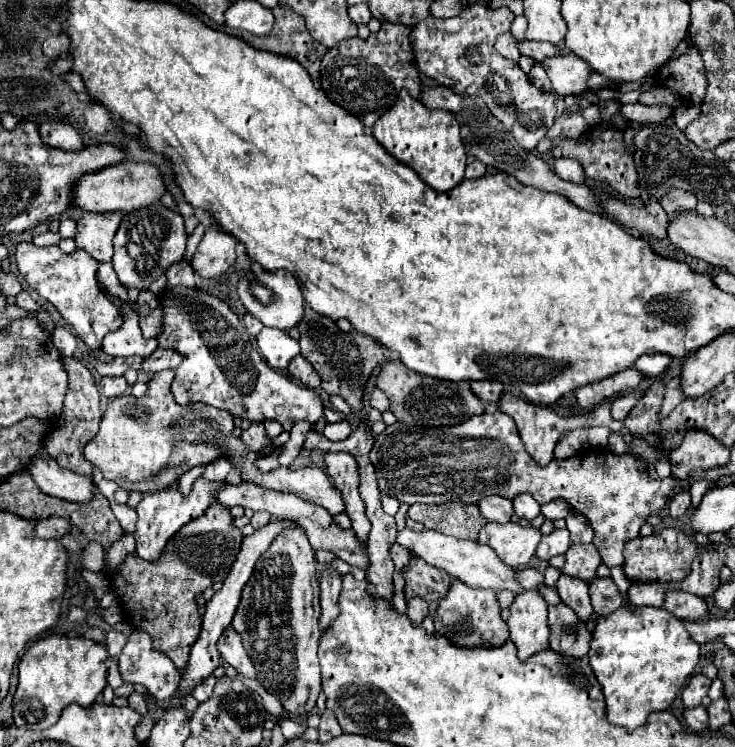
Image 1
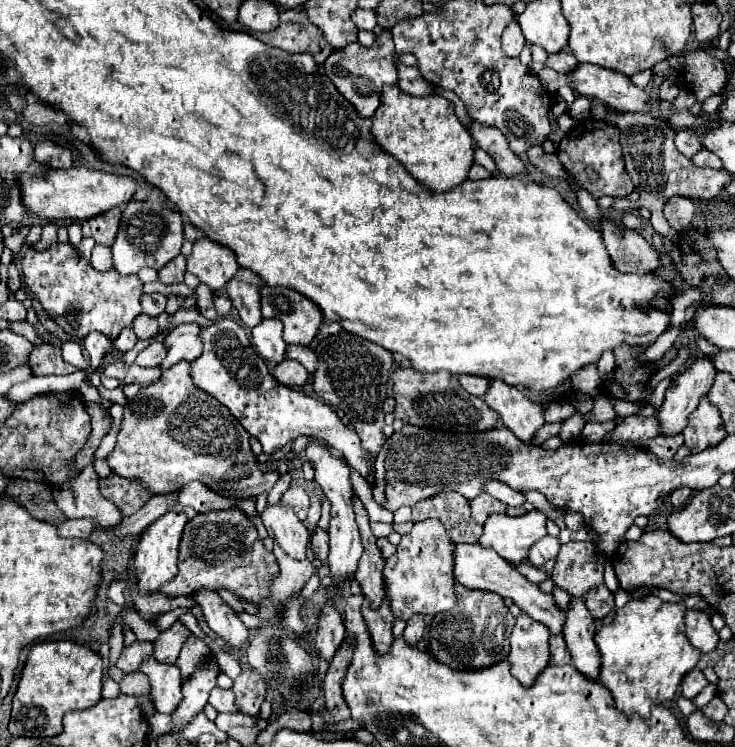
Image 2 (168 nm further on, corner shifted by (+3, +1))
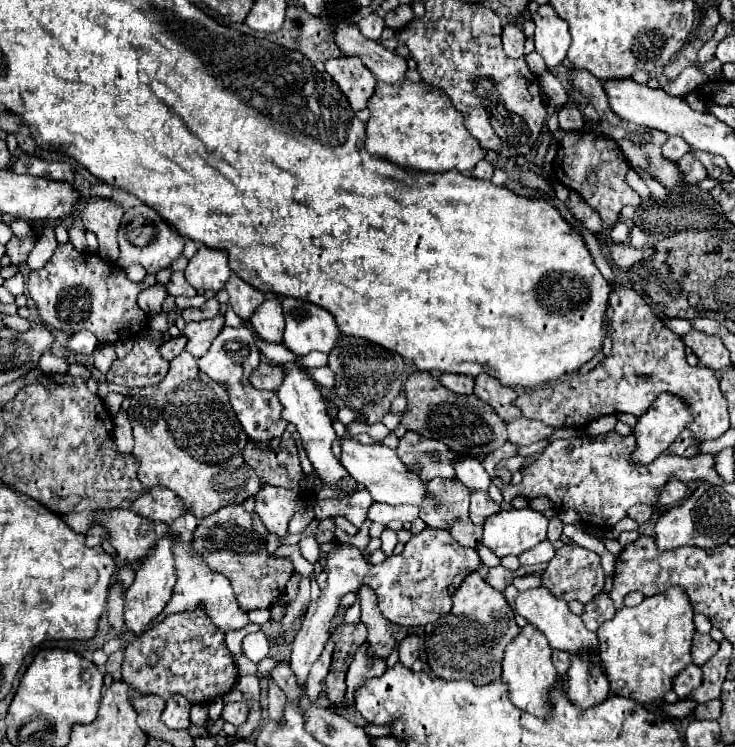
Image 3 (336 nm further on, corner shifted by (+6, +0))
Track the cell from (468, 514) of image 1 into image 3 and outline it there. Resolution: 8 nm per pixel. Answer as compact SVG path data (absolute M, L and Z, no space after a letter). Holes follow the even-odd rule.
M435 478L427 484L431 500L421 506L419 518L431 528L449 530L451 536L467 548L477 548L481 542L481 526L475 526L469 518L471 490L459 480ZM433 500L441 500L443 506L435 506Z

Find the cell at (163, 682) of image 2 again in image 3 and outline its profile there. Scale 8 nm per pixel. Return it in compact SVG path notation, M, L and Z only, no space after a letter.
M171 696L167 700L167 706L165 706L165 712L161 716L161 720L169 726L169 728L175 728L175 730L181 730L181 728L189 728L191 726L191 720L189 720L189 700L183 698L183 696Z

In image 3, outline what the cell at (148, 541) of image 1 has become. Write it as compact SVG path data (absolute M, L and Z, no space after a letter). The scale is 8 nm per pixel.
M165 536L153 548L151 556L147 556L147 560L141 562L141 566L137 568L137 574L135 574L135 582L127 588L127 596L125 596L127 630L131 630L135 636L139 636L141 632L147 630L147 626L163 612L163 608L171 600L175 580L177 580L177 576L175 576L175 564L173 564L173 554L171 554L171 540L167 540L167 536Z

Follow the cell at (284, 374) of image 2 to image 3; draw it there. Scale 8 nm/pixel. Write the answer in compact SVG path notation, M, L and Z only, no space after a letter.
M261 362L259 368L255 368L255 372L251 372L249 376L249 384L261 390L277 390L281 386L281 380L283 380L283 368L265 362Z

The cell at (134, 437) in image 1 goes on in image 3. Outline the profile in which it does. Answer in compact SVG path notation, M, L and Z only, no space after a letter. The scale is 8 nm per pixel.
M183 352L181 356L177 356L177 360L171 360L167 376L157 386L141 388L131 396L129 420L133 424L133 454L139 460L141 484L145 488L163 486L173 490L183 502L183 508L195 518L207 518L223 506L241 504L243 500L255 496L261 490L261 480L243 462L241 452L249 438L231 408L227 392L219 384L215 384L215 380L211 380L205 372L199 372L197 358L193 358L189 352Z

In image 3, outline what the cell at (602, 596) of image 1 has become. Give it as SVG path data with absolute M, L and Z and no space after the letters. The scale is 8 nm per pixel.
M601 592L601 596L595 596L595 600L587 602L585 608L583 608L583 614L581 614L585 626L587 626L589 630L593 630L593 632L595 632L603 622L611 620L613 616L615 616L615 606L611 604L611 598L609 598L605 592Z

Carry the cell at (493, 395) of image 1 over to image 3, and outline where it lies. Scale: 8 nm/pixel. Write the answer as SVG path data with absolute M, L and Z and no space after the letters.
M439 374L439 382L455 394L473 394L473 378L463 374Z

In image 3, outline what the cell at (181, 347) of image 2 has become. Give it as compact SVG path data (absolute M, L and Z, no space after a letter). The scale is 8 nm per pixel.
M217 314L215 318L201 320L201 322L185 324L183 334L189 336L187 352L191 352L195 358L201 358L209 350L211 342L215 340L215 336L221 332L223 326L225 326L225 314Z

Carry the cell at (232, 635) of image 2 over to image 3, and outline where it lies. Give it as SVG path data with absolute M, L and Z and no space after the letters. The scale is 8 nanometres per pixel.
M167 530L167 536L171 538L173 542L173 556L175 556L175 570L177 570L177 584L175 584L175 590L173 590L173 598L171 602L167 604L167 608L163 610L161 618L165 618L167 614L173 614L173 612L181 612L181 610L193 610L195 606L199 606L199 602L205 606L207 614L211 616L213 624L217 628L221 628L223 632L227 630L237 630L241 626L247 626L251 620L247 616L245 610L239 608L237 600L235 600L235 594L231 590L231 584L229 580L219 574L219 572L213 572L207 568L205 560L193 550L193 544L191 542L185 542L181 540L179 534L175 534L173 530Z

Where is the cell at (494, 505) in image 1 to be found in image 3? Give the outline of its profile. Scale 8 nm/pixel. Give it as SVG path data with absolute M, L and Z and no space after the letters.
M473 492L471 494L471 510L469 516L475 524L483 524L485 518L497 514L501 508L489 498L487 492Z

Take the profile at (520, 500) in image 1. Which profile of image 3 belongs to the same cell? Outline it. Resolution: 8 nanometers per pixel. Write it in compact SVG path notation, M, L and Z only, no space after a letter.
M463 456L463 458L455 458L453 462L455 462L457 480L461 480L469 490L483 490L483 492L489 490L491 478L477 458Z

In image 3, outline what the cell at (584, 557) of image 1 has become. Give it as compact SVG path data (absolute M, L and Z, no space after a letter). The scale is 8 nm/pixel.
M565 544L563 548L559 548L555 552L553 560L543 570L541 586L547 588L549 592L553 592L553 596L559 596L559 600L565 600L565 602L579 600L579 602L587 604L597 594L601 594L603 586L605 586L605 574L601 568L601 558L595 552L585 550L577 544Z

